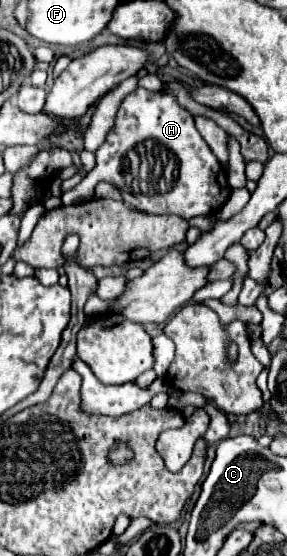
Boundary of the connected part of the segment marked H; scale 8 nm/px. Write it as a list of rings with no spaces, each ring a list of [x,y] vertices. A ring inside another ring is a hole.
[[[136,88],[130,92],[114,118],[114,126],[110,128],[106,142],[96,150],[96,166],[92,172],[88,172],[73,189],[66,191],[62,196],[64,204],[70,204],[76,198],[88,198],[94,195],[96,184],[104,180],[114,184],[120,192],[126,204],[134,206],[140,212],[148,214],[176,214],[180,218],[194,218],[194,216],[212,216],[216,214],[228,200],[232,188],[226,180],[226,170],[210,150],[210,146],[204,142],[200,132],[194,126],[194,116],[182,108],[174,94],[162,90],[162,92],[150,92],[146,88]]]

